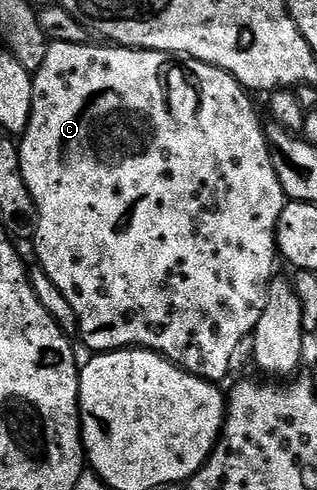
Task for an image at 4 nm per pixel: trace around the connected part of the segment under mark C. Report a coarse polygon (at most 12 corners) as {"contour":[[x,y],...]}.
{"contour":[[50,43],[19,137],[90,353],[221,382],[287,197],[250,93]]}

